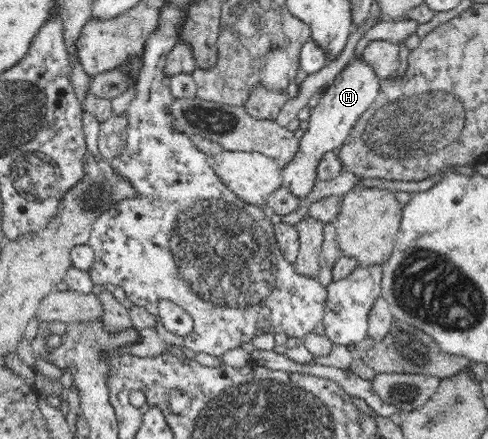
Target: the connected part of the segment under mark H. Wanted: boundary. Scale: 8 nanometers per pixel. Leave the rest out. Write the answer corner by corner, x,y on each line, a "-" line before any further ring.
363,54
354,56
350,62
334,77
332,83
328,84
323,90
323,96
320,98
318,104
311,109
308,130
305,130
304,136
299,140
300,152
296,154
296,158
292,159
283,169
282,178
283,186
286,187
292,194
298,198
306,198
312,186
314,186
314,178
317,177
316,166
320,162
320,158
326,152
339,150
344,144
346,138
350,134
352,127
356,121
370,108
370,105
375,101
381,89
381,80
374,72
373,66
365,62

